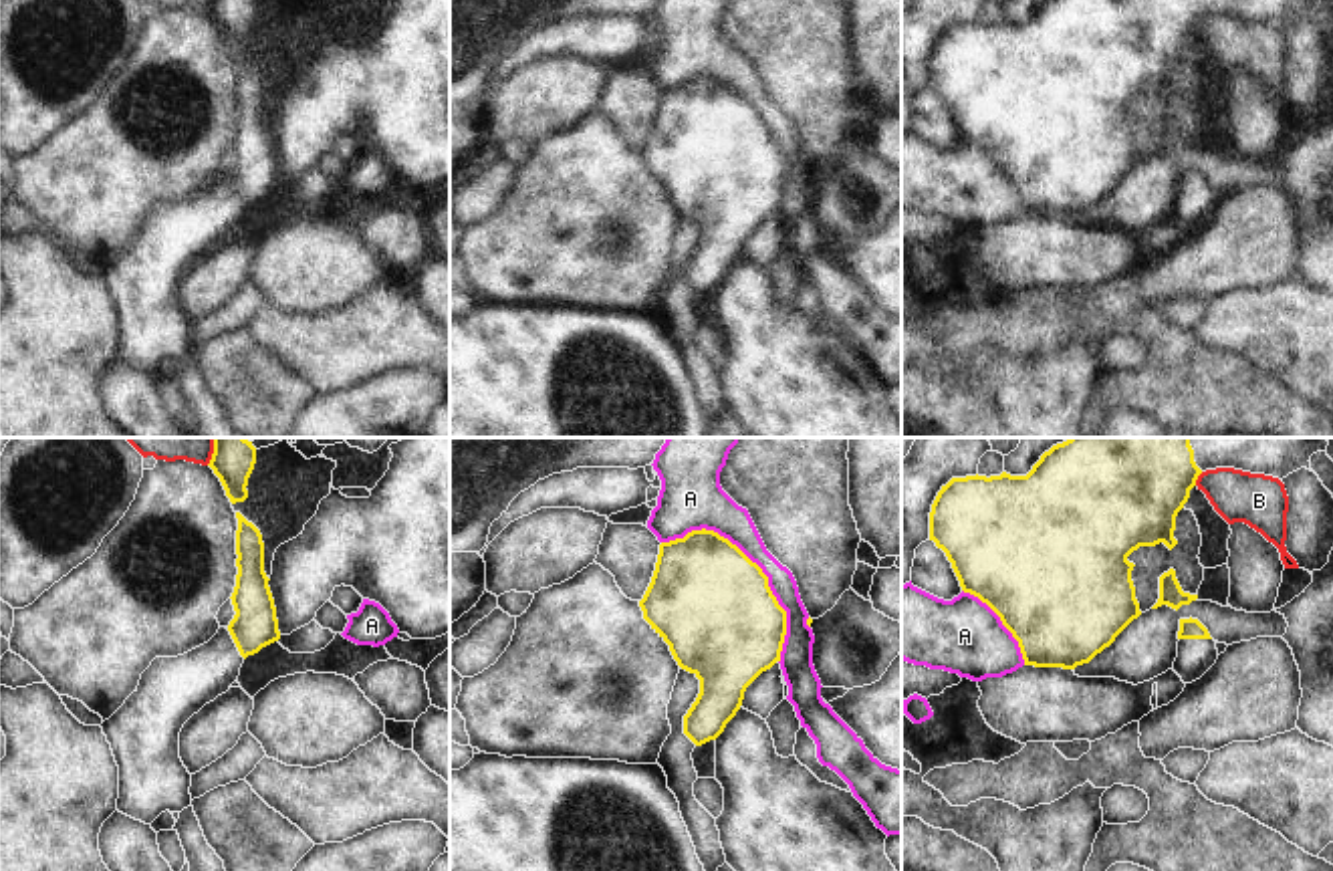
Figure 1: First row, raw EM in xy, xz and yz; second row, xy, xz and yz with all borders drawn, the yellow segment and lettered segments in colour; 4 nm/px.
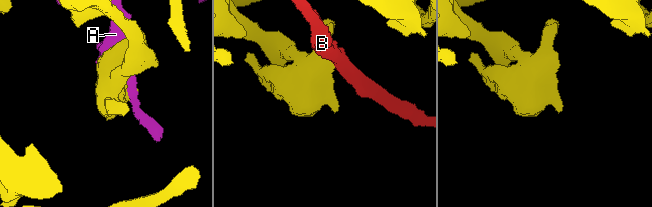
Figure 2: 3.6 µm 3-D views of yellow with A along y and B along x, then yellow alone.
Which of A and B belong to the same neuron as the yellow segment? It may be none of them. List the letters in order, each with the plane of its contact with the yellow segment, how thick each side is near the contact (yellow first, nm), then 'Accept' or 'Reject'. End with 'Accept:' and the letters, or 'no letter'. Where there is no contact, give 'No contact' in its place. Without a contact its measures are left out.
A: Touches yellow in xz. Thickness 480 nm (yellow) against 140 nm. Reject
B: Touches yellow in yz. Thickness 480 nm (yellow) against 200 nm. Reject
Accept: no letter

